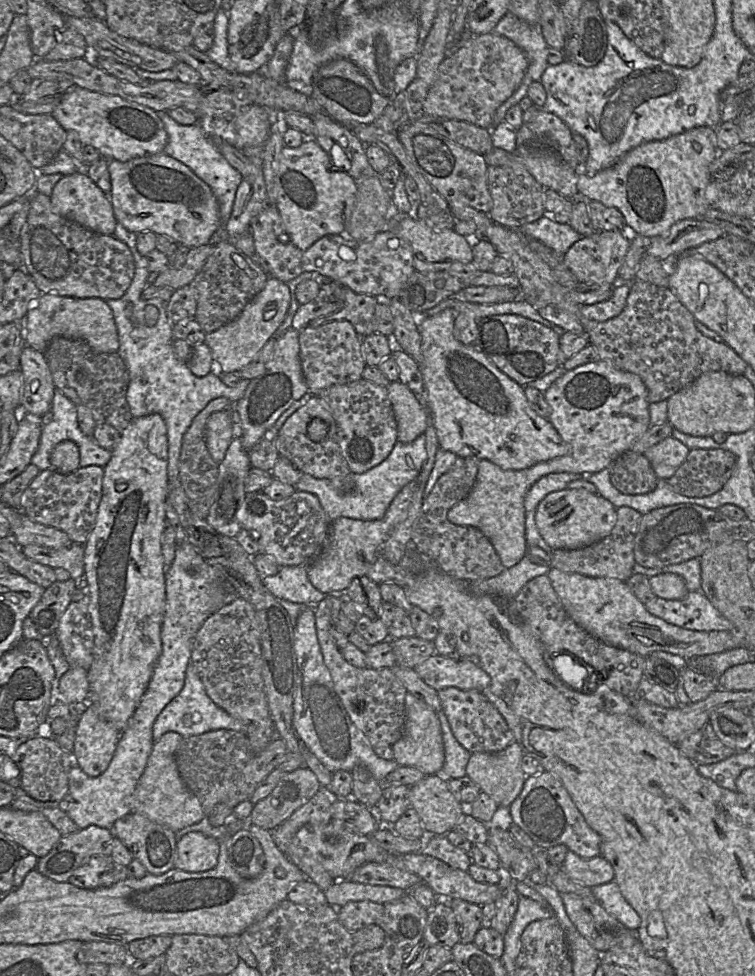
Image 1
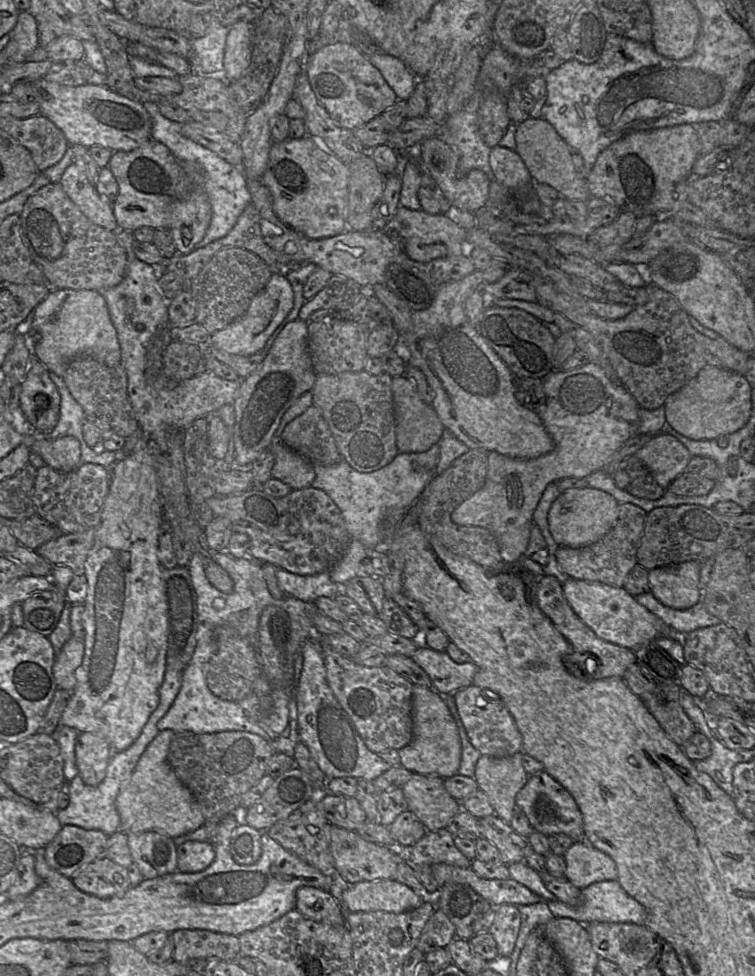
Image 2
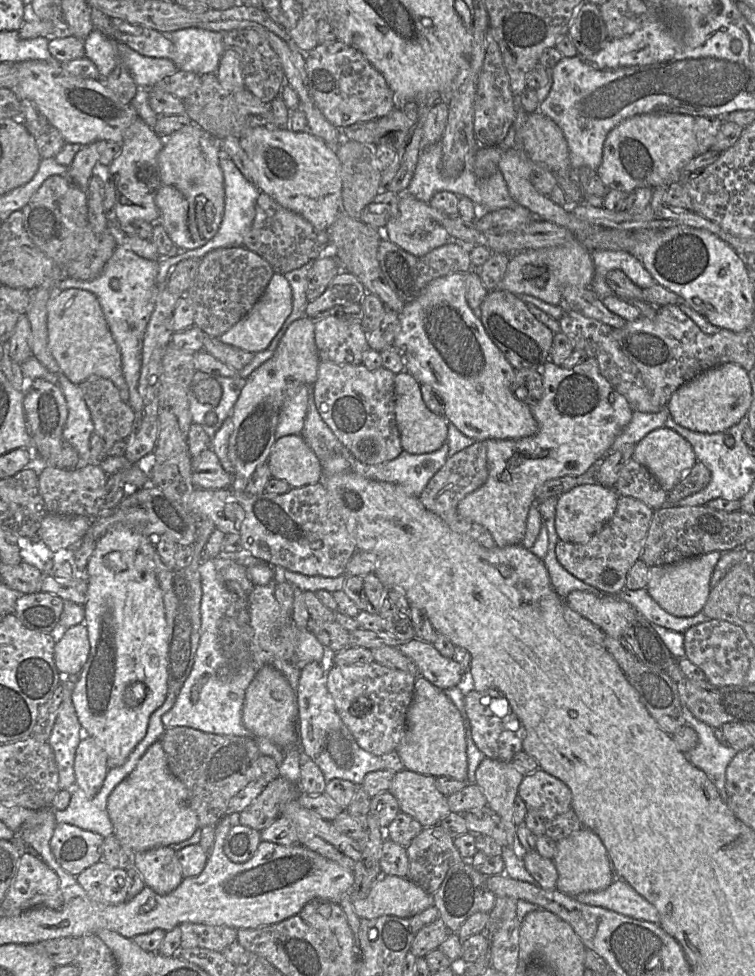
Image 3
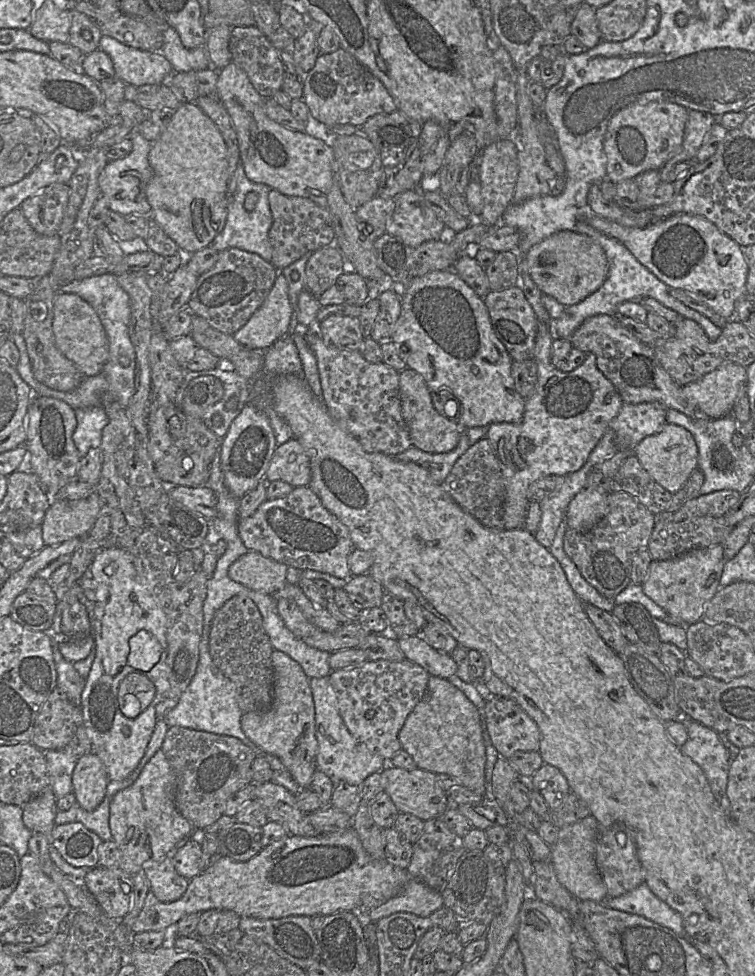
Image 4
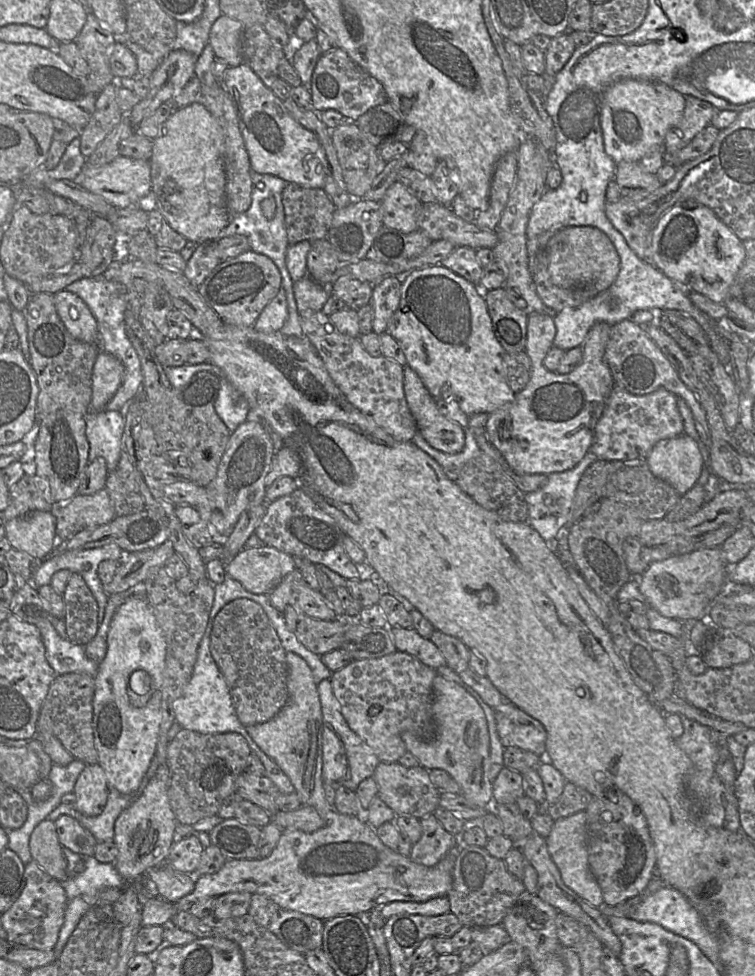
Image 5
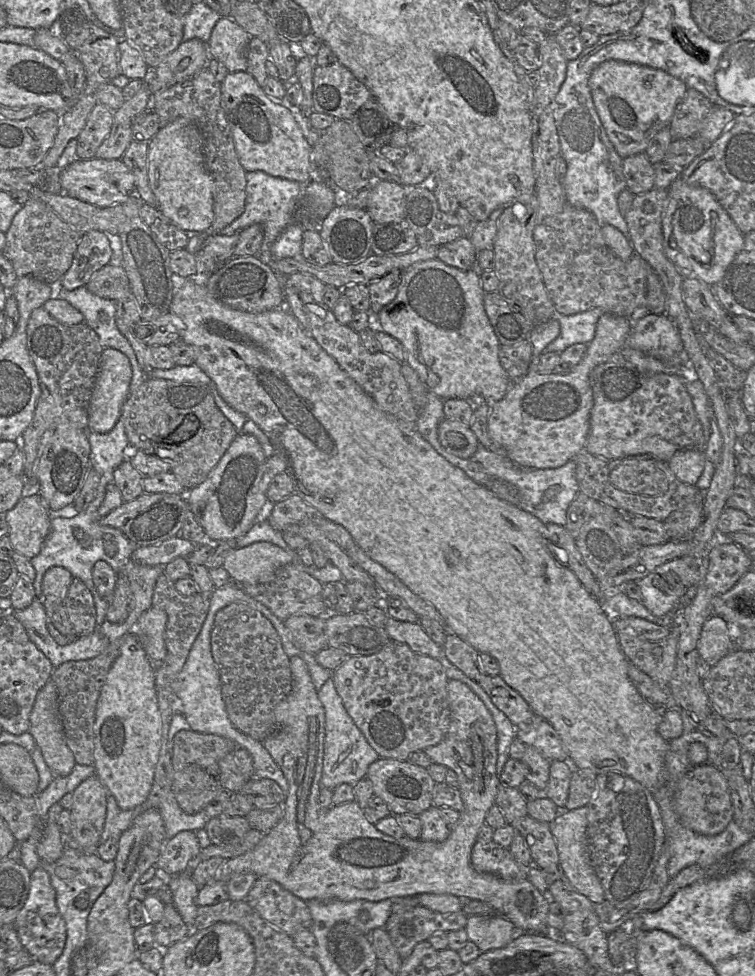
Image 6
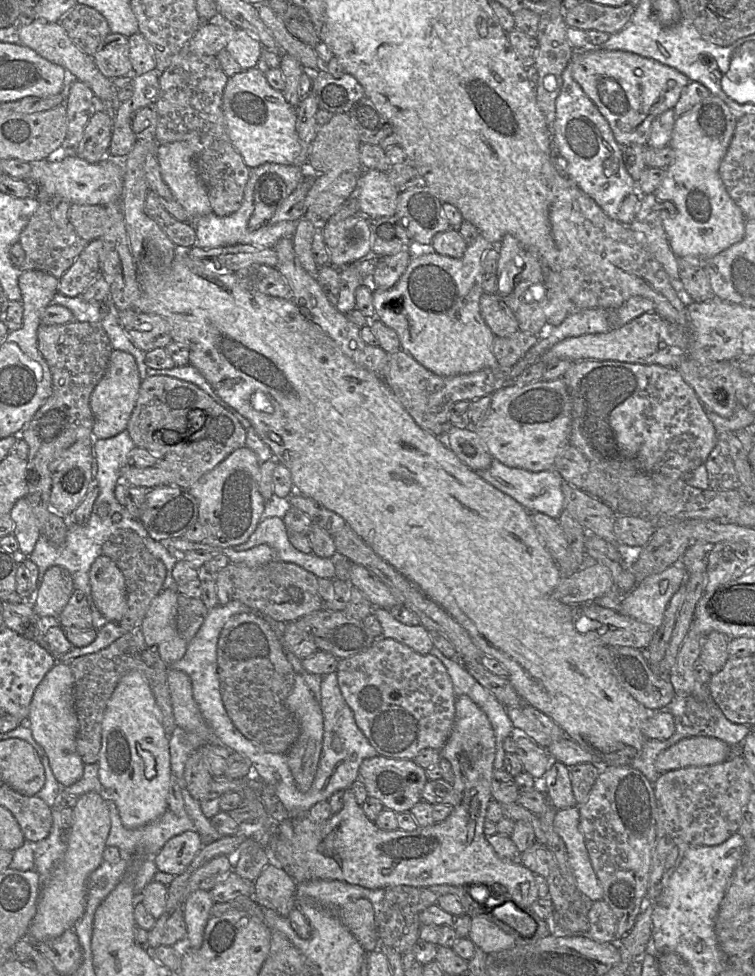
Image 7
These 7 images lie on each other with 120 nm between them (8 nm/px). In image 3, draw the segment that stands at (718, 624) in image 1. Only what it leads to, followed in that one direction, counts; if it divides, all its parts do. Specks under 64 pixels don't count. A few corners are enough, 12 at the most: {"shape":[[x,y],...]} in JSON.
{"shape":[[623,589],[618,595],[649,622],[684,634],[710,619],[667,613],[647,589]]}

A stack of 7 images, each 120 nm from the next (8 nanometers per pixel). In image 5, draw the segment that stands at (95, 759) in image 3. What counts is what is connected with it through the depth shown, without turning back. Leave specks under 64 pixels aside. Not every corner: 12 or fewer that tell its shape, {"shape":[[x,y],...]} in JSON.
{"shape":[[86,765],[72,792],[74,807],[98,816],[110,786],[100,765]]}

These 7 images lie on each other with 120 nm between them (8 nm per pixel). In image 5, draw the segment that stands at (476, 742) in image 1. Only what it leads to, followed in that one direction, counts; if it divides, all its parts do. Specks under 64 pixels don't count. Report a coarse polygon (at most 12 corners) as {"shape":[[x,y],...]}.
{"shape":[[512,703],[493,708],[504,748],[545,758],[546,730]]}

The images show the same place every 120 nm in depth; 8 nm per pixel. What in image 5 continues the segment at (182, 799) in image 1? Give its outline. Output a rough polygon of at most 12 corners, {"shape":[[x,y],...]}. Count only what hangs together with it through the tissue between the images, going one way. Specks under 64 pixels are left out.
{"shape":[[167,763],[115,822],[125,882],[163,864],[178,822]]}

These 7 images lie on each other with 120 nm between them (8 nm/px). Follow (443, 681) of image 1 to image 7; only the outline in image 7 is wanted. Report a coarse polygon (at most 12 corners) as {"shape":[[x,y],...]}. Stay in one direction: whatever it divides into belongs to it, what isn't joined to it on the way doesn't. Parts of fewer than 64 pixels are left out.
{"shape":[[385,608],[372,613],[382,637],[395,639],[421,655],[434,647],[422,624],[401,623]]}

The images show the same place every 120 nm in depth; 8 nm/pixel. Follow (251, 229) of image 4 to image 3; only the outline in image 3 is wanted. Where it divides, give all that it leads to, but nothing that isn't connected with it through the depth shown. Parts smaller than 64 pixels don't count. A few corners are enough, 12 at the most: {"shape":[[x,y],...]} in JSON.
{"shape":[[221,157],[225,200],[217,233],[205,245],[160,259],[158,286],[175,265],[217,248],[243,246],[261,191]]}

